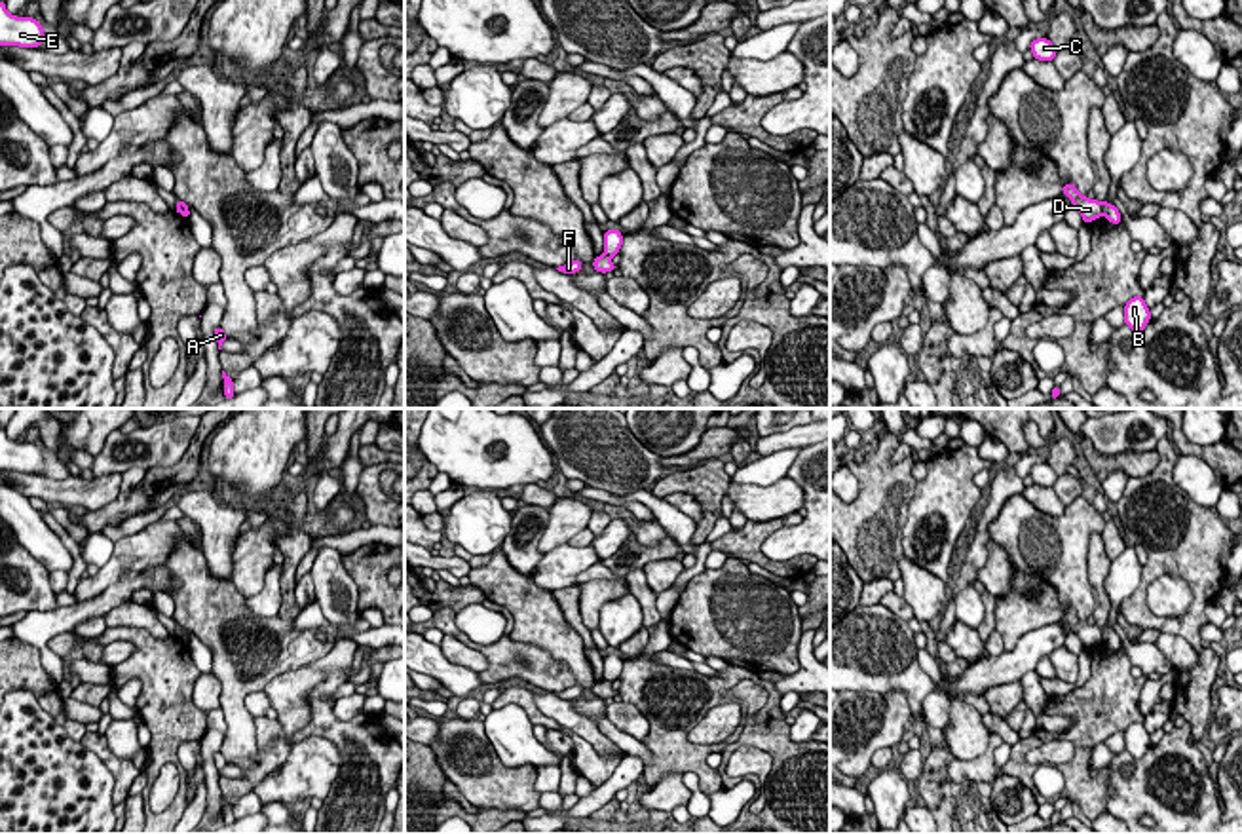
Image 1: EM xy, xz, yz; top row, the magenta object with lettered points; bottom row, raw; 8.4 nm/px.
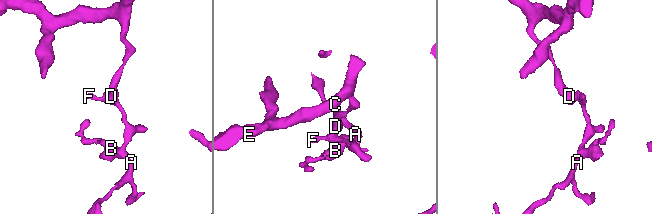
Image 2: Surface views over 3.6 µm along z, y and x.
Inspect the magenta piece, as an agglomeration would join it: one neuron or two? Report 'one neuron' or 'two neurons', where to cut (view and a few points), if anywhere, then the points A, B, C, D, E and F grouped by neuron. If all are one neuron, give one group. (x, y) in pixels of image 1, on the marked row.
two neurons; cut in yz along (1100, 202), (1104, 213); A B F / C D E

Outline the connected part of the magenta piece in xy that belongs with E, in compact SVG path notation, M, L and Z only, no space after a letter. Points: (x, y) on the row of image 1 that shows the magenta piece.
M0 0L0 46L40 47L44 28L34 17L17 17Z

